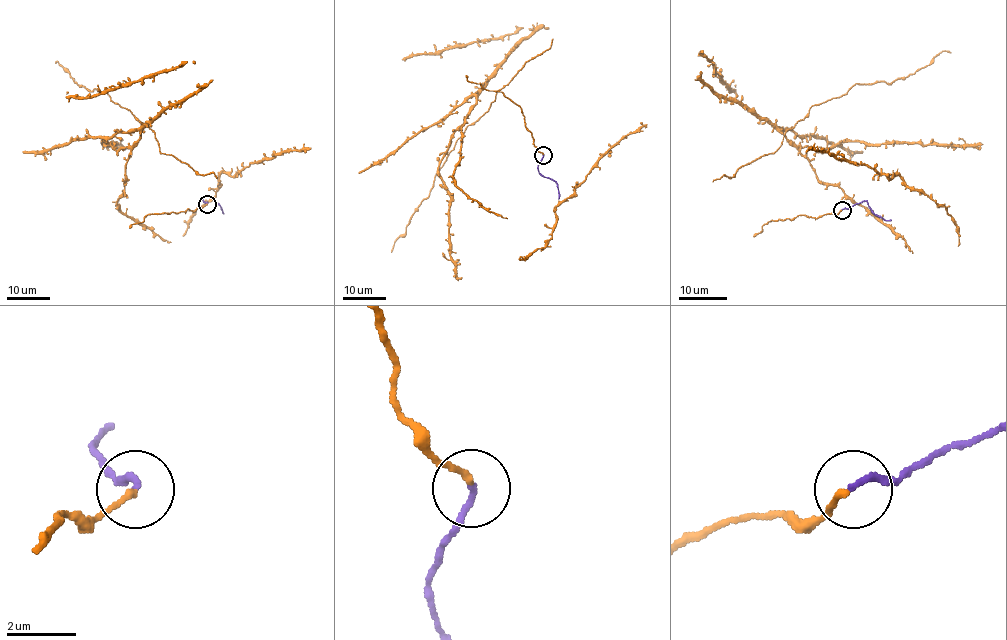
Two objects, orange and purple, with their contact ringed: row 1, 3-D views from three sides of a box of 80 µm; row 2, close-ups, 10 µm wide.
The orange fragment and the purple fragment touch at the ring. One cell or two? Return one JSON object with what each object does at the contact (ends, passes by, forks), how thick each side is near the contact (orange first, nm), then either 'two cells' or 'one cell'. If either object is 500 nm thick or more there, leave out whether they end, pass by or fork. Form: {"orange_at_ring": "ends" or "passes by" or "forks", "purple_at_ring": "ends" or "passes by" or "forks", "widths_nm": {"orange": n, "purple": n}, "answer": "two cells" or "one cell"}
{"orange_at_ring": "ends", "purple_at_ring": "ends", "widths_nm": {"orange": 170, "purple": 180}, "answer": "one cell"}

